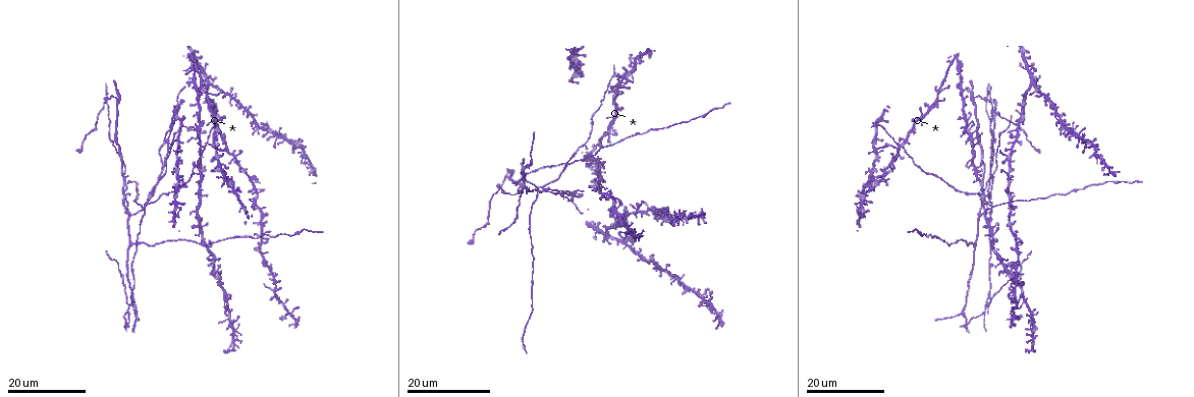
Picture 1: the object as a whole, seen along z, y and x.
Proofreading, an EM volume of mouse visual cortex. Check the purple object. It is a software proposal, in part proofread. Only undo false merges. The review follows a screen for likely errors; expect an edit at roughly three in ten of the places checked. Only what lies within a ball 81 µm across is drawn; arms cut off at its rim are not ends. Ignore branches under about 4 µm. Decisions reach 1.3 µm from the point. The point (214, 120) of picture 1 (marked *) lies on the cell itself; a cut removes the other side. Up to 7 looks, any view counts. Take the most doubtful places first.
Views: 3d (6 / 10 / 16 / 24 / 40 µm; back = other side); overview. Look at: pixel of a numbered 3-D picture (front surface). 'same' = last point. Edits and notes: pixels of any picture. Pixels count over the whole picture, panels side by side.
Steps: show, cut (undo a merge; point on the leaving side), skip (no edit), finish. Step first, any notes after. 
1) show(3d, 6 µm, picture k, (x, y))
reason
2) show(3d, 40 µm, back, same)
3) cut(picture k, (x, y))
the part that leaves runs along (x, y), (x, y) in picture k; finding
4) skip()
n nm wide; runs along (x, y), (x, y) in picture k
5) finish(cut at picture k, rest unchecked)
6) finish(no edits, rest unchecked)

show(3d, 16 µm, picture 1, (987, 208))
looks like a crossing

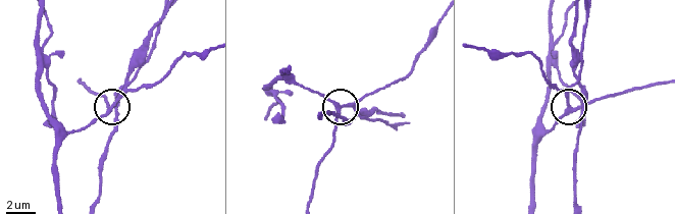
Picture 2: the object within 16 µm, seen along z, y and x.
show(3d, 6 µm, picture 2, (338, 109))

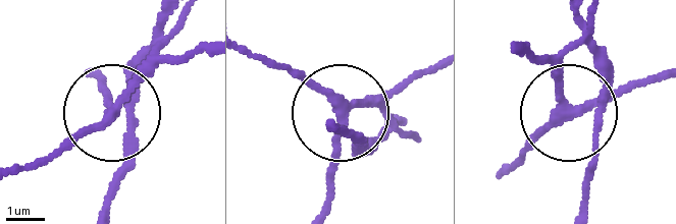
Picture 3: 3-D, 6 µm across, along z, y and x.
skip()
230 nm wide; runs along (204, 48), (155, 73), (116, 112), (125, 177) in picture 3; one cell here

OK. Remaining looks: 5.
show(3d, 24 µm, picture 1, (1012, 313))
four or more arms meet

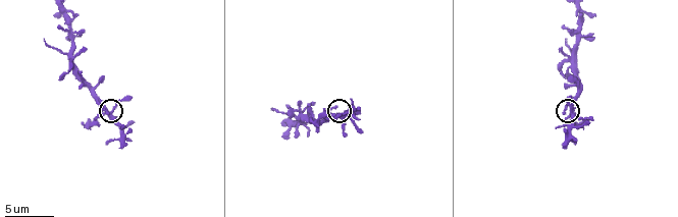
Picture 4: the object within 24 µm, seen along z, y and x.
show(3d, 10 µm, picture 4, (572, 112))

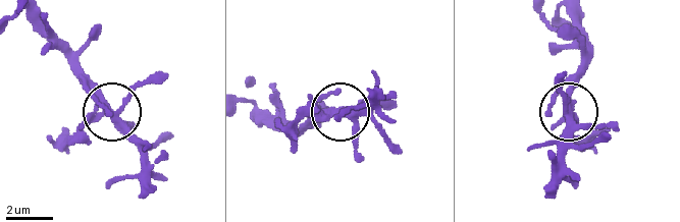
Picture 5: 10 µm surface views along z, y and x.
skip()
one cell here

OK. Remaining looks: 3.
show(3d, 16 µm, picture 1, (980, 217))
a fork

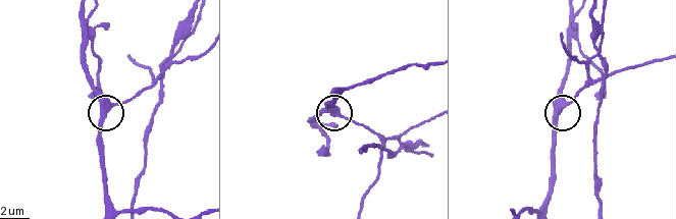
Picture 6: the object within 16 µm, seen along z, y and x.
show(3d, 10 µm, picture 6, (557, 108))

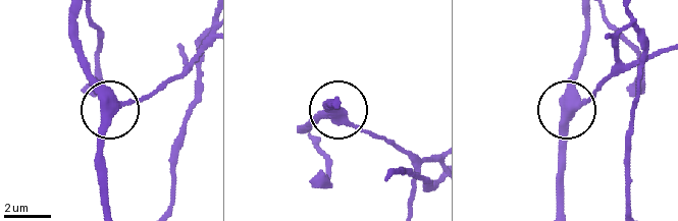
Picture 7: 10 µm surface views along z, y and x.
skip()
3 arms; runs along (202, 50), (143, 95), (114, 105), (81, 64) in picture 7; one cell here

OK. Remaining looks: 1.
finish(no edits, rest unchecked)

